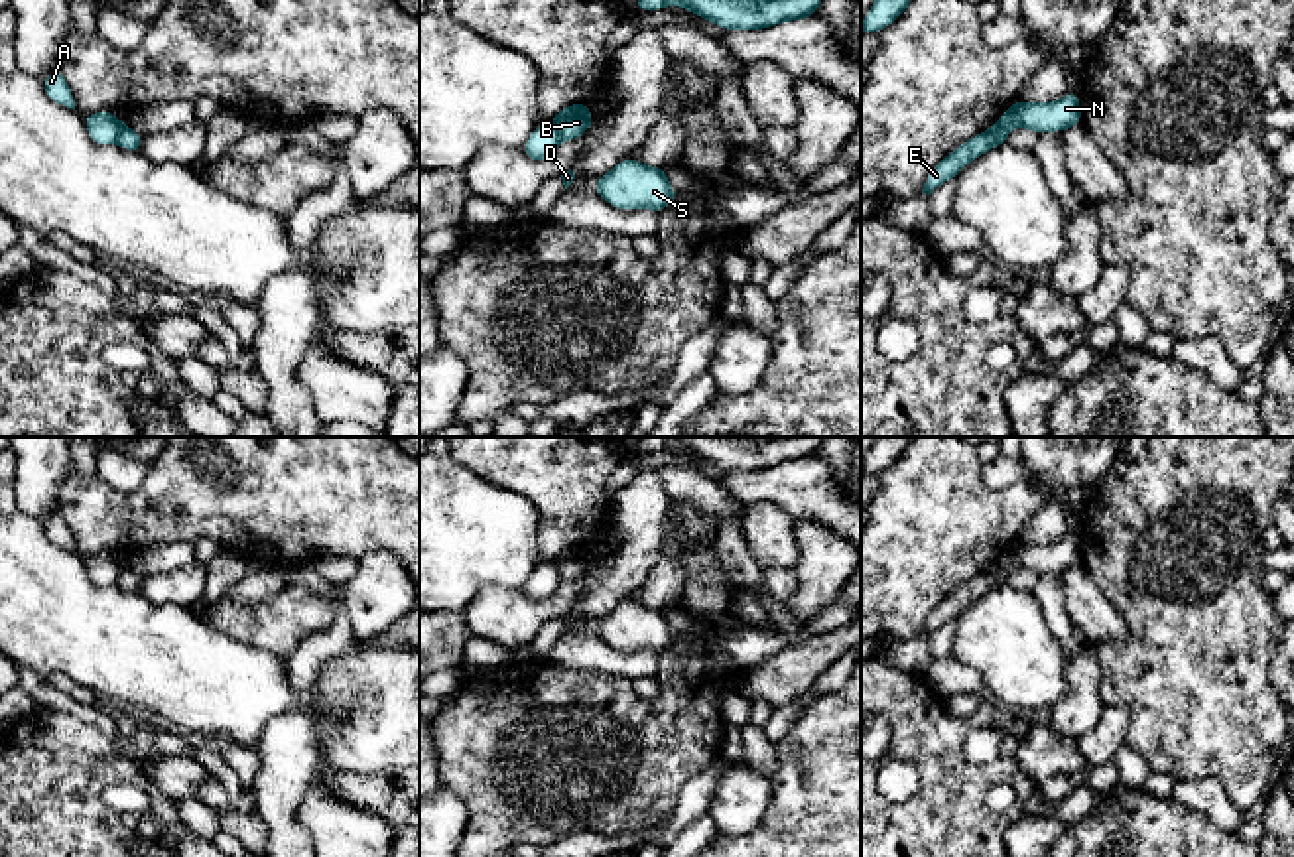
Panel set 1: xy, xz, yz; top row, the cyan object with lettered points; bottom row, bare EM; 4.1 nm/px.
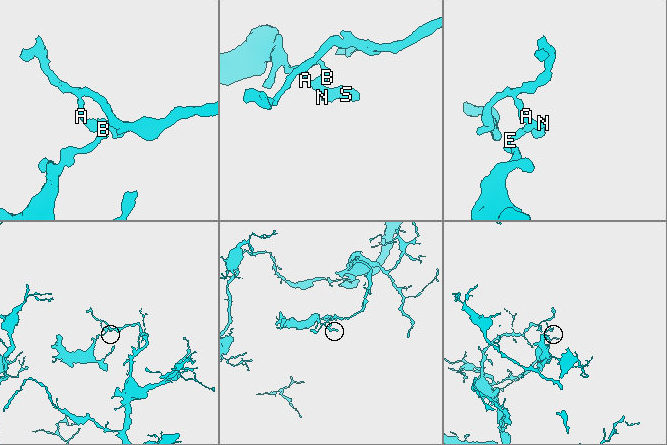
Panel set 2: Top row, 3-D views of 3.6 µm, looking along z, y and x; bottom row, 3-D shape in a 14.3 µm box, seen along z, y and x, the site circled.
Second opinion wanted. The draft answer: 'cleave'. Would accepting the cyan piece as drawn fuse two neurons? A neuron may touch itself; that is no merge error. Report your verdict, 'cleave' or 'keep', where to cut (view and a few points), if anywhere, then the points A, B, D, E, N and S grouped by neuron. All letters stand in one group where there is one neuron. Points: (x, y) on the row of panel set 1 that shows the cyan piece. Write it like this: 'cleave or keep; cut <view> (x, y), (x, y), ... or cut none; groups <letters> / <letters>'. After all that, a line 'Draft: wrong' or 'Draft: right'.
cleave; cut xz (554, 121), (562, 138); groups A D N S / B E
Draft: right

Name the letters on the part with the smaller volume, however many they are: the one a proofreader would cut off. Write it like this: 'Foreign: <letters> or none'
Foreign: B, E

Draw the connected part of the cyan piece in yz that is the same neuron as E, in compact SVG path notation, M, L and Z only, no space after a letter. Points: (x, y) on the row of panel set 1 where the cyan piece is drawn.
M991 126L989 130L977 134L975 138L961 144L955 152L943 158L928 175L922 193L930 195L947 179L953 179L969 162L987 150L1006 142L1003 134Z

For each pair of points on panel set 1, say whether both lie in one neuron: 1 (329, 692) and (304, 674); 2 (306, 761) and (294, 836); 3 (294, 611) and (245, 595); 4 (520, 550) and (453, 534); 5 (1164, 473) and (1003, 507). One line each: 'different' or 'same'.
1: different
2: same
3: different
4: same
5: different

